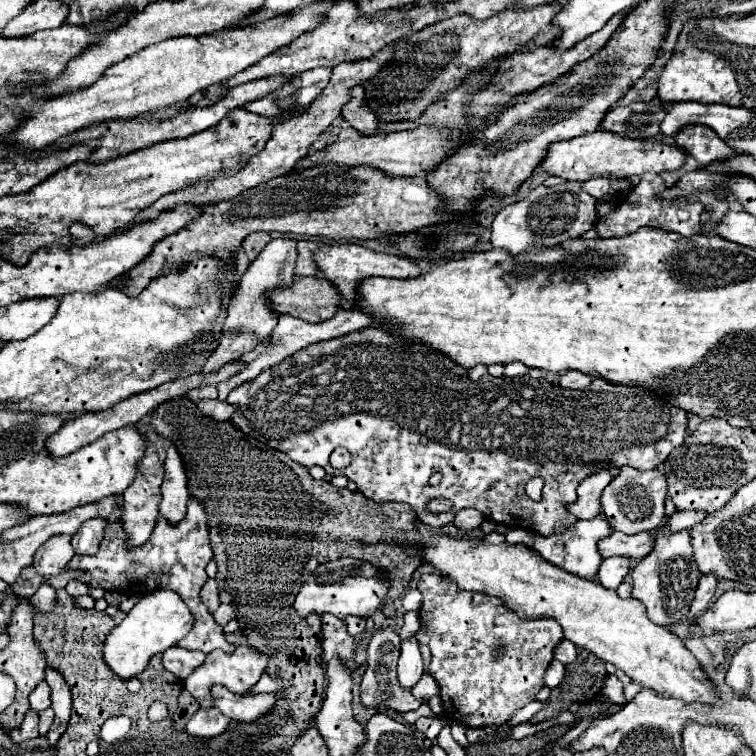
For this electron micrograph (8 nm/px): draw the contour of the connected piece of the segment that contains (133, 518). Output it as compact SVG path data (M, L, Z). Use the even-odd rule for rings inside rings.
M147 445L143 463L139 463L137 479L123 491L125 505L123 505L119 521L121 521L123 531L127 533L127 545L129 547L141 547L141 543L147 543L147 539L151 537L151 531L153 531L153 527L157 523L157 517L159 517L157 505L159 505L159 499L161 499L161 493L159 493L161 481L163 481L163 463L159 461L155 449L151 445Z

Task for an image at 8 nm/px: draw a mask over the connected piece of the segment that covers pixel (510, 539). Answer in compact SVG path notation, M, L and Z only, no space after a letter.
M595 517L589 521L577 521L573 523L567 531L559 533L559 535L551 535L551 537L541 537L541 535L533 535L531 531L525 531L521 527L509 529L507 531L507 543L525 543L527 547L535 549L537 553L541 553L541 557L545 557L549 563L577 575L577 577L587 577L587 579L597 579L599 573L599 565L601 565L601 553L597 549L597 541L607 537L611 533L611 527L605 519Z

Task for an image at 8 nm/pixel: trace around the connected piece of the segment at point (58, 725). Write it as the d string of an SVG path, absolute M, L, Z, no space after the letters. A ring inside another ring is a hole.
M47 667L47 671L45 671L45 681L51 687L51 707L55 711L55 721L51 723L51 729L45 737L55 747L57 741L61 739L63 731L67 729L67 721L71 715L71 693L69 693L69 685L61 677L61 673L57 673L51 667Z

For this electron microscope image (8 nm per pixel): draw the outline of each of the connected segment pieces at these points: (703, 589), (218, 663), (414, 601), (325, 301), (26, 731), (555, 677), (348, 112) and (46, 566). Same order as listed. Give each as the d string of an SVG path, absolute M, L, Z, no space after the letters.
M703 575L701 581L699 581L699 587L697 587L697 593L695 593L695 601L689 609L689 619L693 621L695 617L699 617L711 603L713 599L713 593L715 593L715 585L717 585L717 579L713 575Z
M237 647L231 655L227 655L227 653L223 653L223 651L219 649L219 651L211 651L211 653L205 657L203 665L199 665L199 669L195 669L195 671L183 681L183 685L185 685L185 689L197 699L197 703L199 703L201 709L211 709L211 707L215 707L215 703L213 703L213 699L211 699L211 687L213 687L213 685L219 683L219 685L225 685L227 689L231 689L233 693L247 693L247 691L259 681L259 677L263 675L265 667L267 667L267 655L259 653L259 651L253 649L253 647Z
M409 589L405 595L403 595L403 599L401 599L401 603L403 603L403 609L405 611L417 611L419 607L421 607L421 591L419 589Z
M295 277L291 287L281 287L279 291L273 289L269 299L277 313L289 313L307 323L327 321L341 307L335 285L319 277Z
M29 711L29 713L25 715L23 725L21 725L17 731L11 733L11 741L13 741L13 743L23 743L23 741L27 741L27 739L39 737L37 723L39 723L39 715L37 715L35 711Z
M553 661L547 667L547 673L545 673L545 685L547 687L557 687L563 681L563 675L565 675L565 665L561 661Z
M355 87L351 91L351 101L341 109L341 115L363 135L373 135L379 131L379 119L371 107L367 107L367 99L363 99L363 95L363 87Z
M53 535L35 553L33 567L39 575L53 577L65 571L65 565L71 561L73 555L75 553L71 547L71 535Z

